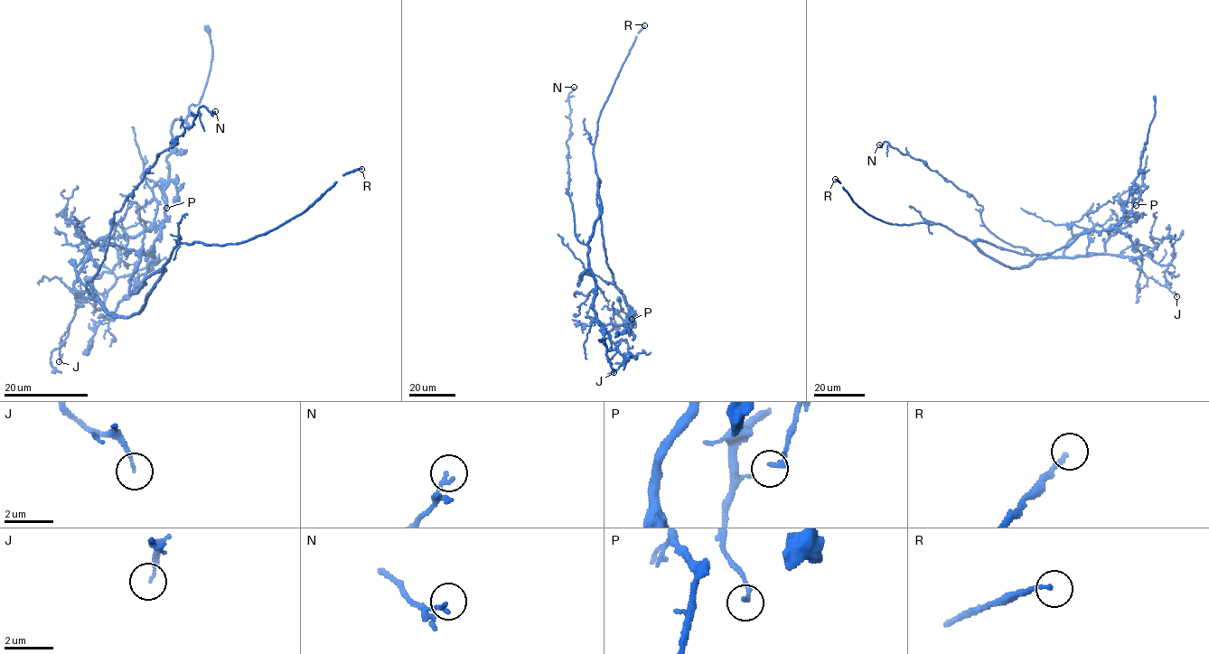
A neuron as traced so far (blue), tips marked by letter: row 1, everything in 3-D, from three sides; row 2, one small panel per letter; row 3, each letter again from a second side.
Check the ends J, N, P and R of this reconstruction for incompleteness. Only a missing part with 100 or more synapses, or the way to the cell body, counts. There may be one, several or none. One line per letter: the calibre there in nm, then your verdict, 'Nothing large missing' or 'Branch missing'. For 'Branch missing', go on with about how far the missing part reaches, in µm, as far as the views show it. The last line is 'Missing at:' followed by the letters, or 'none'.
J: Thickness 130 nm. Nothing large missing
N: Thickness 150 nm. Nothing large missing
P: Thickness 150 nm. Nothing large missing
R: Thickness 150 nm. Branch missing. Missing length about 9 µm
Missing at: R

